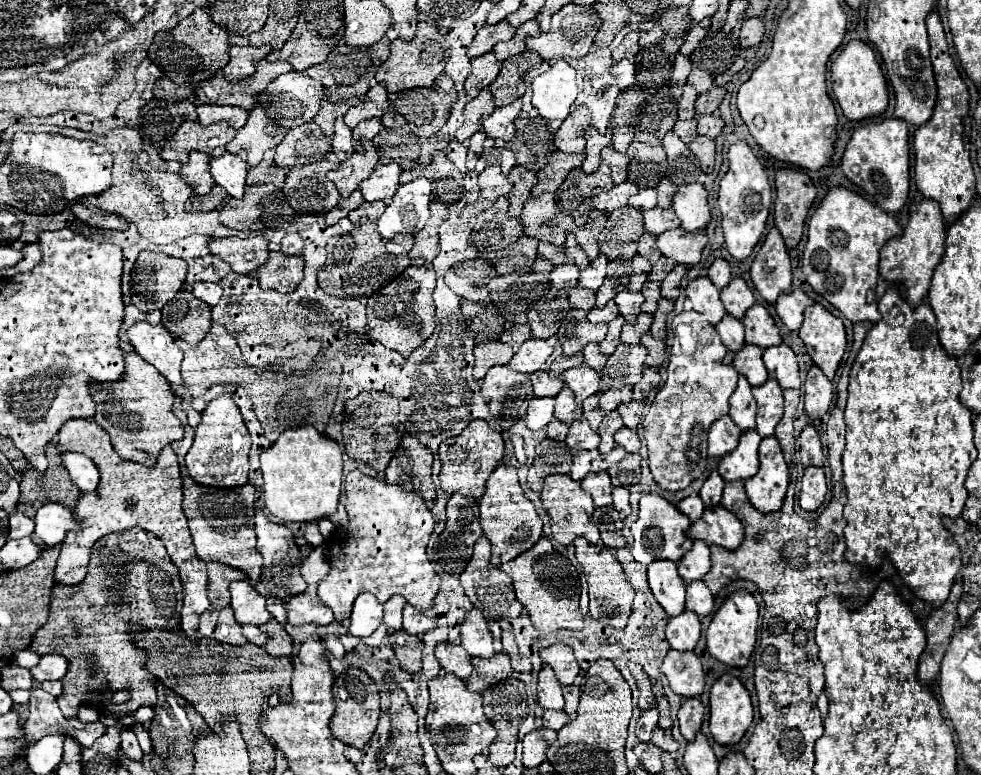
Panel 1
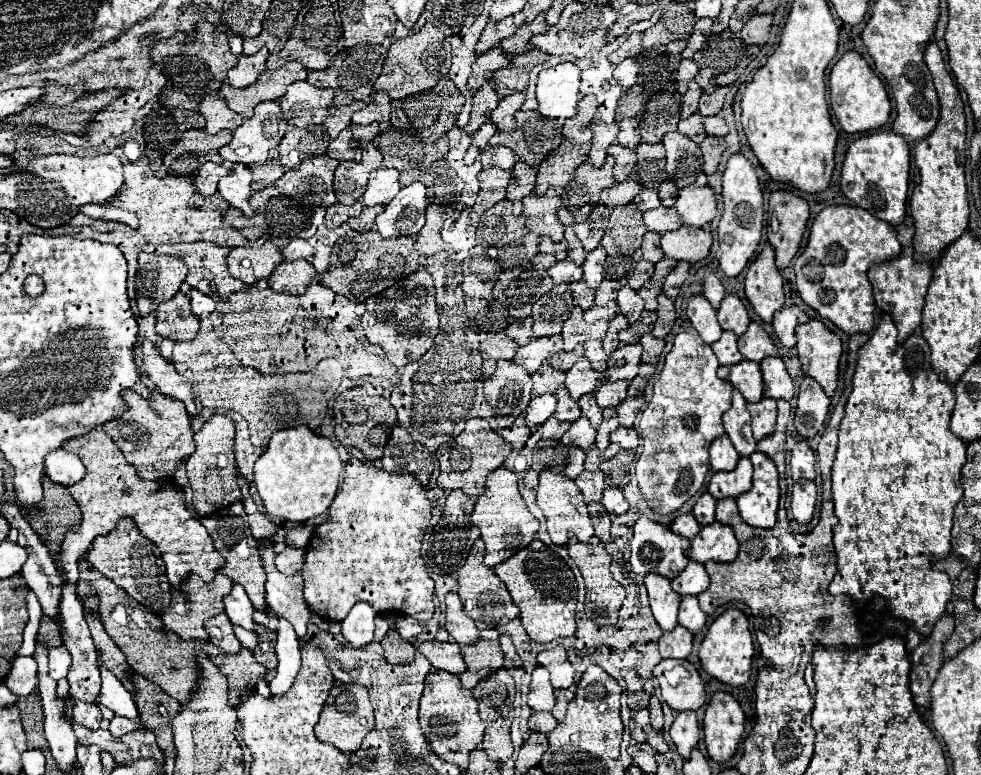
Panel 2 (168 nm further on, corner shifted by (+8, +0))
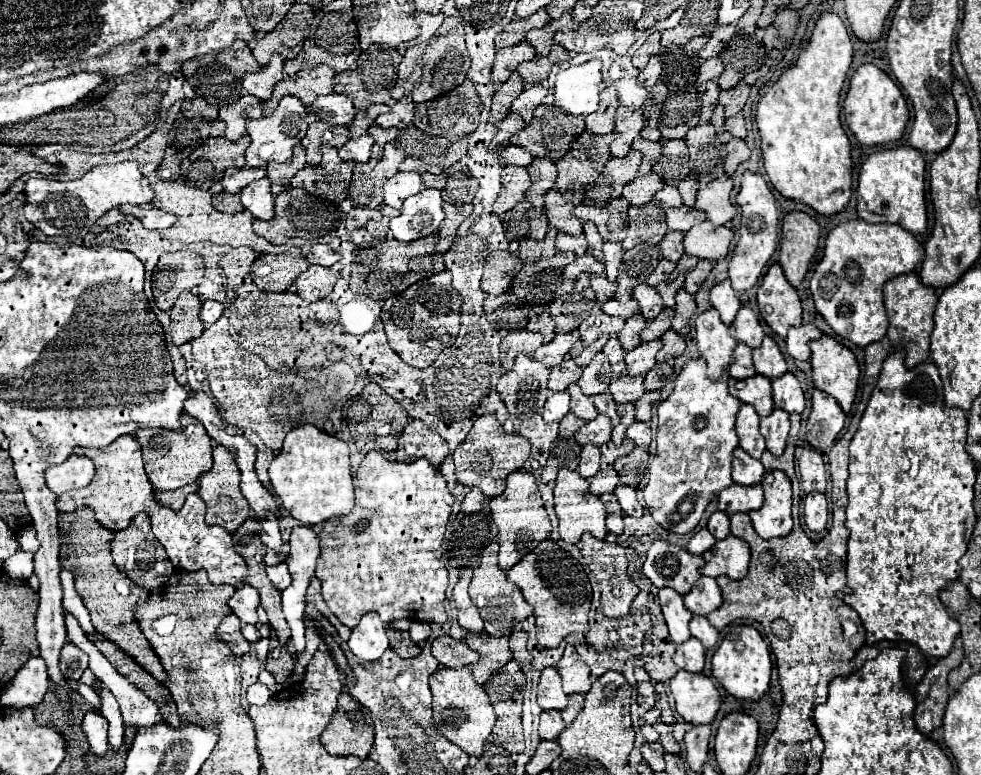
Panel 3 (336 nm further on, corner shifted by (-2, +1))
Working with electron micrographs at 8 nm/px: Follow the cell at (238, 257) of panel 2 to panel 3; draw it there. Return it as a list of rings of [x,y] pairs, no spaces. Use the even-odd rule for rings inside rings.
[[[291,248],[283,254],[261,254],[251,264],[251,278],[261,290],[283,292],[287,290],[295,276],[307,268],[307,260],[301,256],[299,248]]]

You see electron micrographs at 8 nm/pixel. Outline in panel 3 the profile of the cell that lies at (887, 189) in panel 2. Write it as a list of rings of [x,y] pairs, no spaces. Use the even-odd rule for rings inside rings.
[[[893,146],[869,154],[857,180],[857,214],[865,222],[899,224],[913,234],[927,230],[925,158],[911,146]]]

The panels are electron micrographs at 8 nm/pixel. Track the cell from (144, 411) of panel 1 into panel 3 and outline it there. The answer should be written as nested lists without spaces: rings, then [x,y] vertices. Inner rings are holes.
[[[181,414],[181,430],[167,428],[139,428],[135,432],[137,442],[143,450],[145,472],[155,490],[177,490],[185,484],[195,482],[203,472],[211,468],[211,438],[207,436],[203,424],[189,414]]]

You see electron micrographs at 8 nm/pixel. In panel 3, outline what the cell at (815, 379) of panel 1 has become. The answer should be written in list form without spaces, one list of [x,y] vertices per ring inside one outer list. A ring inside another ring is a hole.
[[[813,390],[811,412],[807,418],[807,442],[817,450],[827,450],[843,430],[845,412],[823,390]]]

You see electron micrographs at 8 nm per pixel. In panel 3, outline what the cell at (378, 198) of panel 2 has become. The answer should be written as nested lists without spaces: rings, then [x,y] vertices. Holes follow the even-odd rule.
[[[397,172],[383,184],[383,204],[391,208],[401,208],[407,196],[417,194],[423,188],[417,172]]]

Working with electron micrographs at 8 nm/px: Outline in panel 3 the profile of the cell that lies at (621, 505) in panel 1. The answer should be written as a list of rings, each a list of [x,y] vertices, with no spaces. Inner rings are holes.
[[[619,484],[613,494],[617,496],[617,500],[619,500],[619,504],[621,504],[621,508],[623,508],[623,512],[627,516],[633,516],[633,518],[643,516],[643,508],[641,508],[641,504],[639,504],[639,500],[635,496],[635,488]]]

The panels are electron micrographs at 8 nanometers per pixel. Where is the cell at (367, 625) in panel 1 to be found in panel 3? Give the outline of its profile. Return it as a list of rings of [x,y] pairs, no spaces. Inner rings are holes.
[[[375,612],[363,614],[359,624],[351,630],[351,638],[347,644],[357,658],[369,662],[381,658],[383,652],[389,648],[389,640],[387,640],[385,624],[381,622],[379,614]]]

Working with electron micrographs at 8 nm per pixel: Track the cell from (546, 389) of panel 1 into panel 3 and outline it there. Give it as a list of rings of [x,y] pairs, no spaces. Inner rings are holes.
[[[567,360],[567,364],[553,366],[551,374],[549,374],[549,382],[547,382],[549,390],[551,392],[563,392],[563,390],[567,390],[569,384],[577,382],[579,376],[581,376],[581,366],[577,366],[573,360]],[[563,370],[567,370],[567,374]],[[573,370],[577,370],[577,376],[573,376]]]

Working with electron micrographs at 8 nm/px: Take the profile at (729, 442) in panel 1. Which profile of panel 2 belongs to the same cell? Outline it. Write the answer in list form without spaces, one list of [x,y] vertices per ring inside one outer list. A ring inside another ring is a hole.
[[[727,435],[715,439],[711,443],[711,467],[713,471],[733,471],[733,467],[737,467],[737,461],[739,461],[739,455],[733,447],[733,443],[729,441]]]

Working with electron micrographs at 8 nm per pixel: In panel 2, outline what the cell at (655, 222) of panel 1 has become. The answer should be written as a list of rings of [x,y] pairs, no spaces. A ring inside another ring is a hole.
[[[657,207],[657,209],[649,209],[643,213],[645,225],[651,231],[657,233],[665,233],[665,231],[673,231],[677,227],[683,225],[683,219],[677,215],[675,207]]]

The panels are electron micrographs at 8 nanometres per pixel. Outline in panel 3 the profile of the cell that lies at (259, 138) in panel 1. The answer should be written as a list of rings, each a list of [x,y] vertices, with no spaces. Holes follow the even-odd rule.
[[[285,96],[277,104],[277,108],[271,116],[263,116],[259,120],[247,122],[247,134],[251,136],[251,144],[245,152],[247,166],[259,168],[259,166],[265,166],[267,162],[287,162],[291,158],[293,146],[299,144],[305,130],[307,130],[307,110],[303,106],[303,102],[299,102],[299,98],[295,98],[295,96]]]

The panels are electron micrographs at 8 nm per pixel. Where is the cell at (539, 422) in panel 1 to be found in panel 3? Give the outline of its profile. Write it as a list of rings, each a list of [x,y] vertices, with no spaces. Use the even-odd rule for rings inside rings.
[[[551,392],[543,406],[543,420],[559,422],[567,412],[569,412],[569,394],[567,392],[557,392],[557,394]]]

